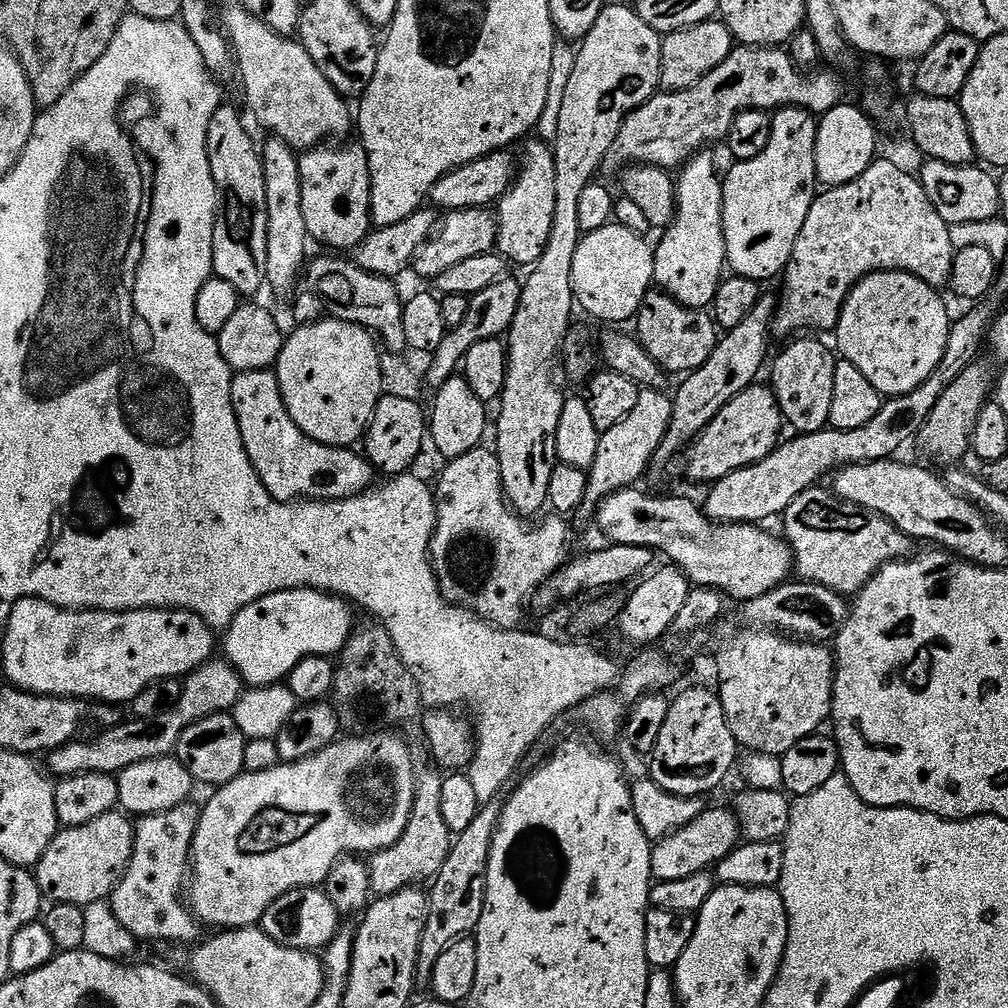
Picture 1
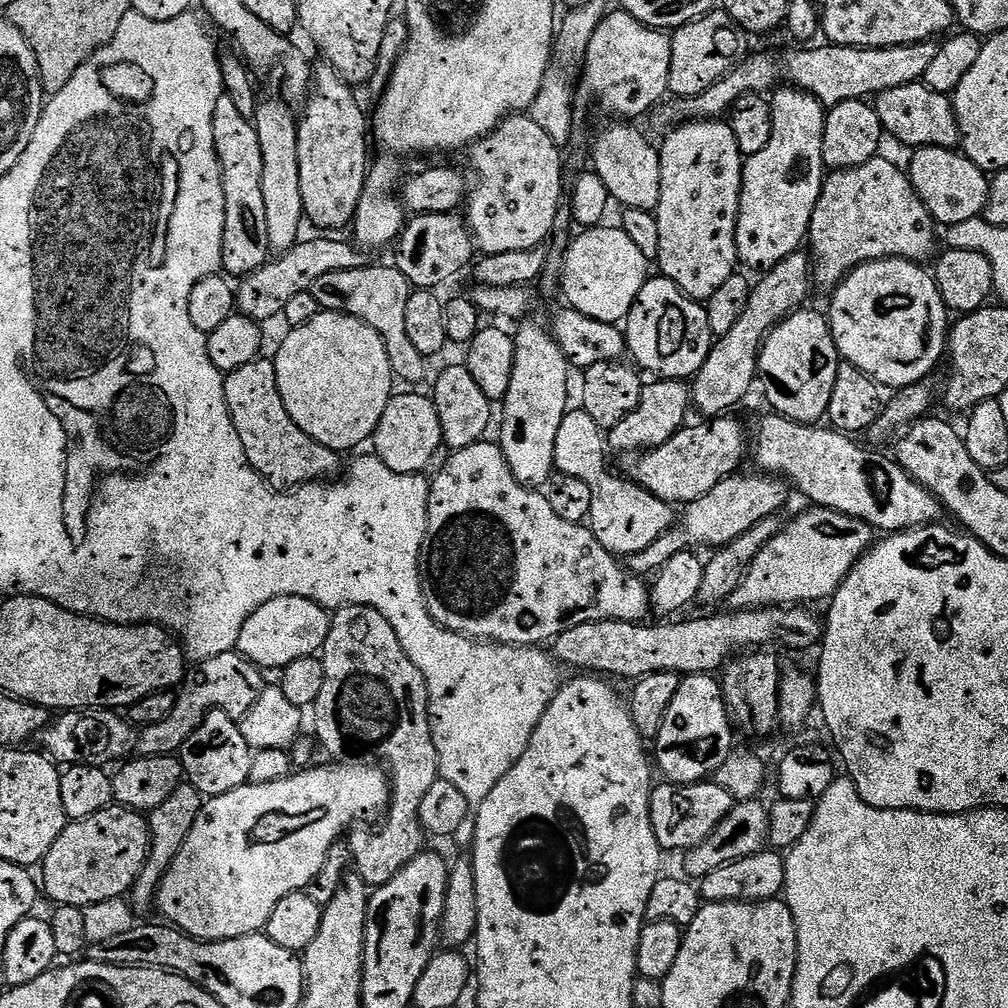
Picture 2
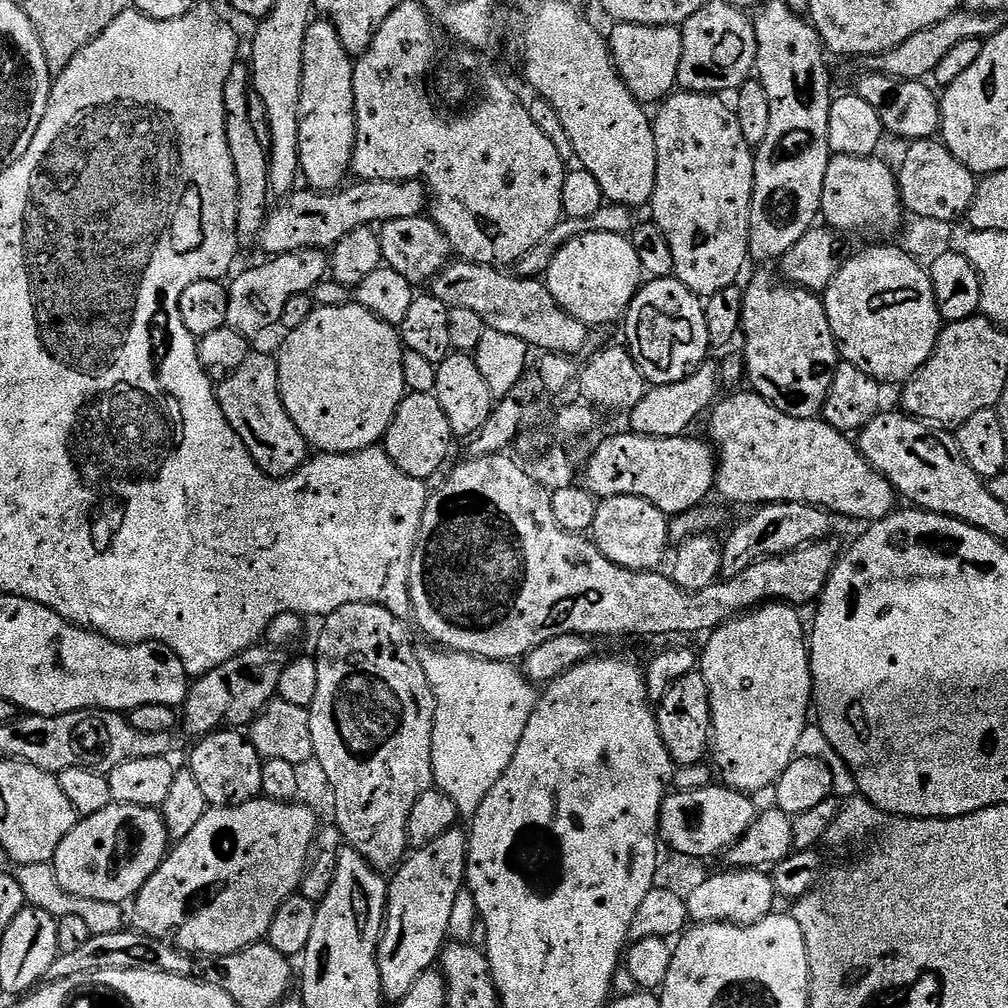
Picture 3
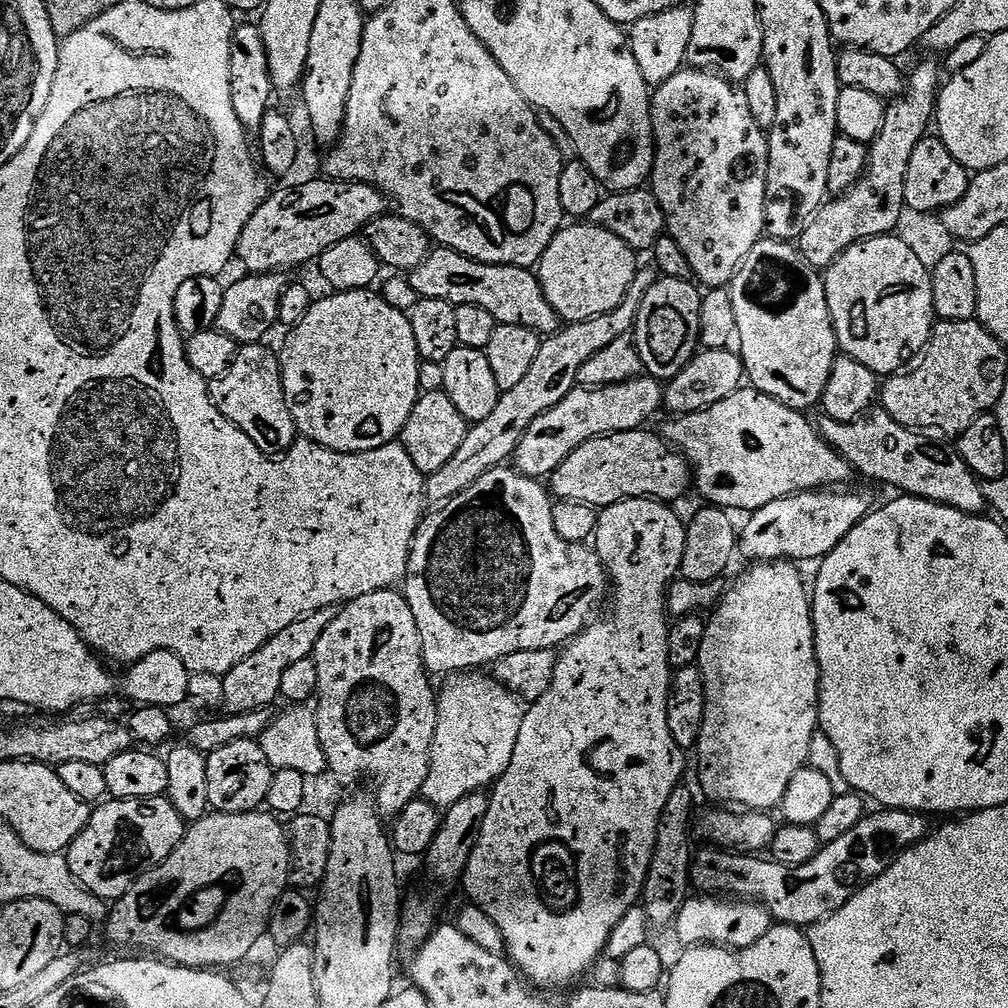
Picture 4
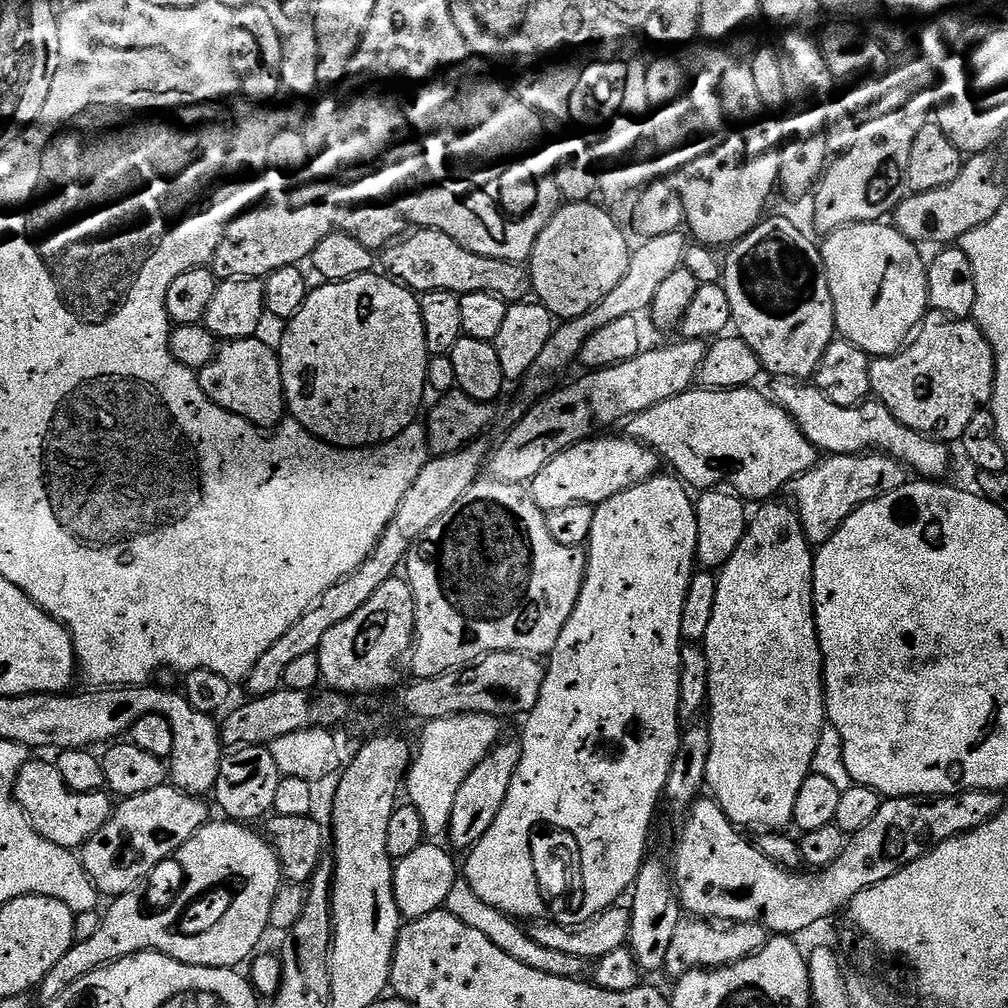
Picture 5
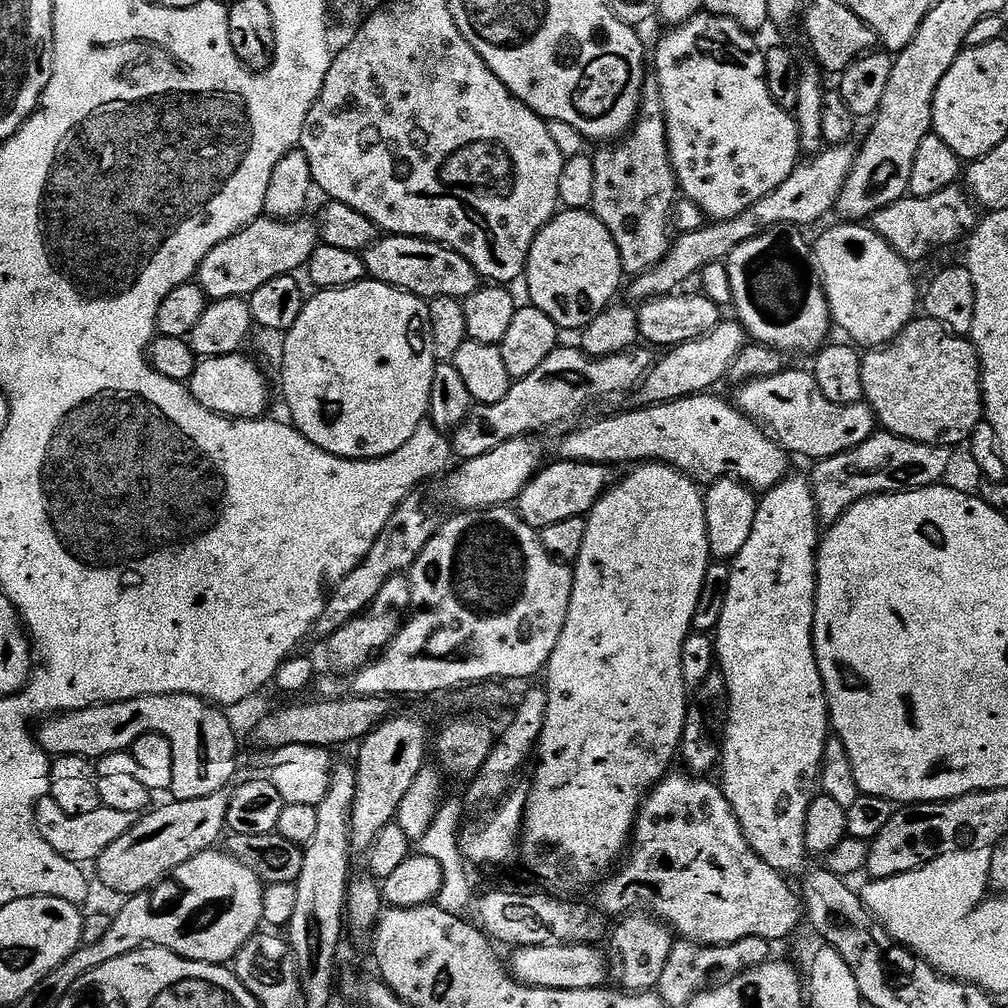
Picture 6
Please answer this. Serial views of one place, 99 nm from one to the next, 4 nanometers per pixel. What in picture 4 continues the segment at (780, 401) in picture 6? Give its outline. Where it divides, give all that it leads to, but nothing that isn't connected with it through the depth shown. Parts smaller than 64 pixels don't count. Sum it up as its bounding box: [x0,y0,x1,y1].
[818,406,985,512]

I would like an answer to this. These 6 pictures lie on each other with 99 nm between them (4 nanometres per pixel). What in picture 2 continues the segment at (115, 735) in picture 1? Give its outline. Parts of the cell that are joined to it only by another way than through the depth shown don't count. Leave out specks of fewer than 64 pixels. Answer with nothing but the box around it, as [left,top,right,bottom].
[134,650,265,756]

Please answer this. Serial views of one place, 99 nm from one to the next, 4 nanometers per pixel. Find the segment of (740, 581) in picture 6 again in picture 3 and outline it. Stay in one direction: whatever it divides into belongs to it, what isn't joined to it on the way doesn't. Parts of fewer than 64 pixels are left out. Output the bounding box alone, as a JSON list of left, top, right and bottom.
[698,602,813,794]

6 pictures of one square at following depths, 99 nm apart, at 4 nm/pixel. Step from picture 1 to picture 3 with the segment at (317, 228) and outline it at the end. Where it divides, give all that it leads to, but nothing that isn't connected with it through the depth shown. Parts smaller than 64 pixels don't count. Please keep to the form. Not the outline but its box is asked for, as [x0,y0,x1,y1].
[298,18,356,192]

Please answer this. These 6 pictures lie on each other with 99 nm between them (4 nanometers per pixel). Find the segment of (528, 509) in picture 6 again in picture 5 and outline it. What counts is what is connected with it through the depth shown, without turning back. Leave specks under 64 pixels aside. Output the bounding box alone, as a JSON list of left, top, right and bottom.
[530,435,658,514]

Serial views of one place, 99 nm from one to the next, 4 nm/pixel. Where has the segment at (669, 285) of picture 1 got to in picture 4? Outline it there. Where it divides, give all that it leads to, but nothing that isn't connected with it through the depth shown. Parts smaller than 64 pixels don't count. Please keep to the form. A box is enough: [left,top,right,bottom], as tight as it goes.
[650,66,768,289]

